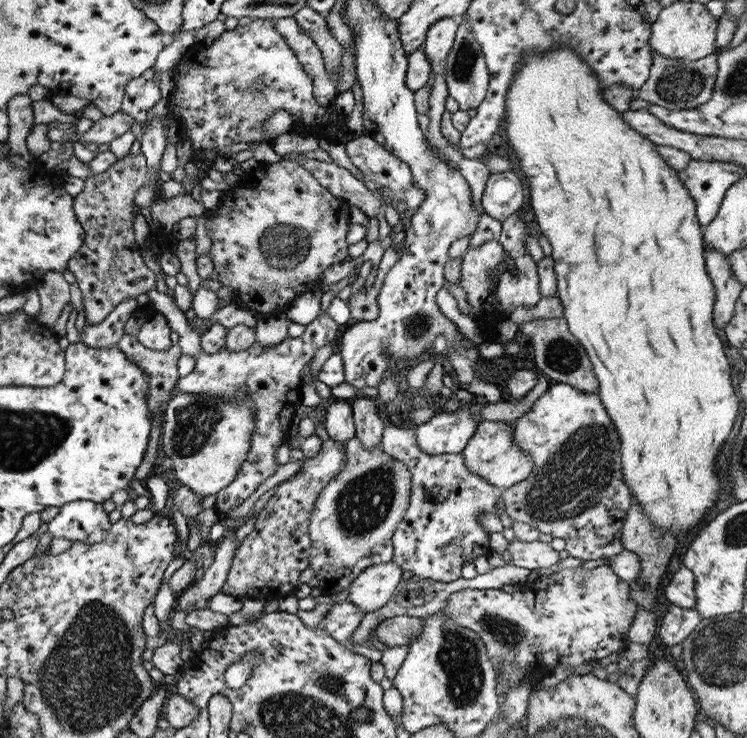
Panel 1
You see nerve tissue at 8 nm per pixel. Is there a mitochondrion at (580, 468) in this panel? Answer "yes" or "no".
yes

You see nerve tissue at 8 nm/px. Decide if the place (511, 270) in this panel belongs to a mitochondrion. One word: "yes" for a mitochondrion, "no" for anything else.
no

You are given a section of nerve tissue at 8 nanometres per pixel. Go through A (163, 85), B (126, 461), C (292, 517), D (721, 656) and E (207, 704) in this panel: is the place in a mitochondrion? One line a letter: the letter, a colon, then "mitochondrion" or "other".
A: other
B: other
C: other
D: mitochondrion
E: other

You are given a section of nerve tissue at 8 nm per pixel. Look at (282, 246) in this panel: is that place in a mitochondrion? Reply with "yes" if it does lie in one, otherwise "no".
yes

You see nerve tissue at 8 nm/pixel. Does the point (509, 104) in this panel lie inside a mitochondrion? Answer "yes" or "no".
no

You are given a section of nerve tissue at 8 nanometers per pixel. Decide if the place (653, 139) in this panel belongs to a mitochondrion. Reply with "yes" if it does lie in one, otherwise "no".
no

